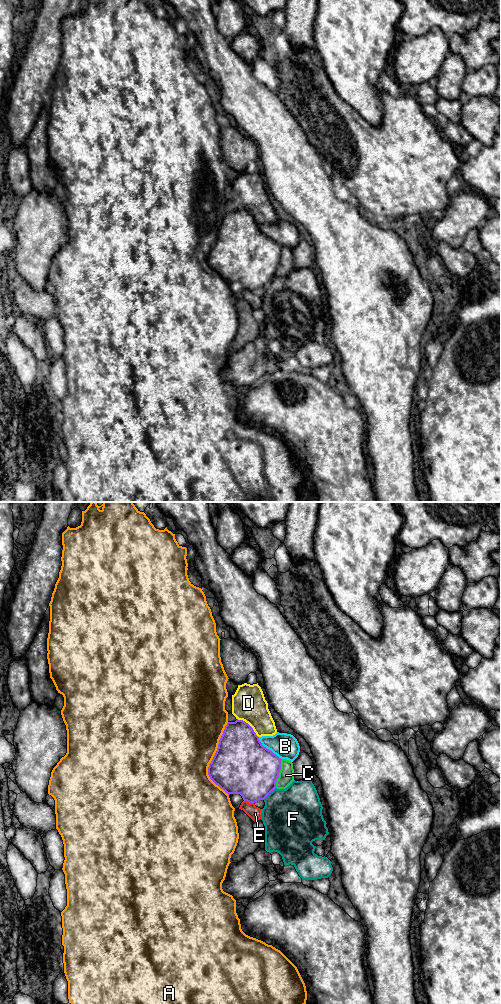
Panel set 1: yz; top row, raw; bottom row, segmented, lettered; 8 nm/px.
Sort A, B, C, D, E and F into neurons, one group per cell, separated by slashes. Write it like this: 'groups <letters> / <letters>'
groups A / B D / C / E / F

